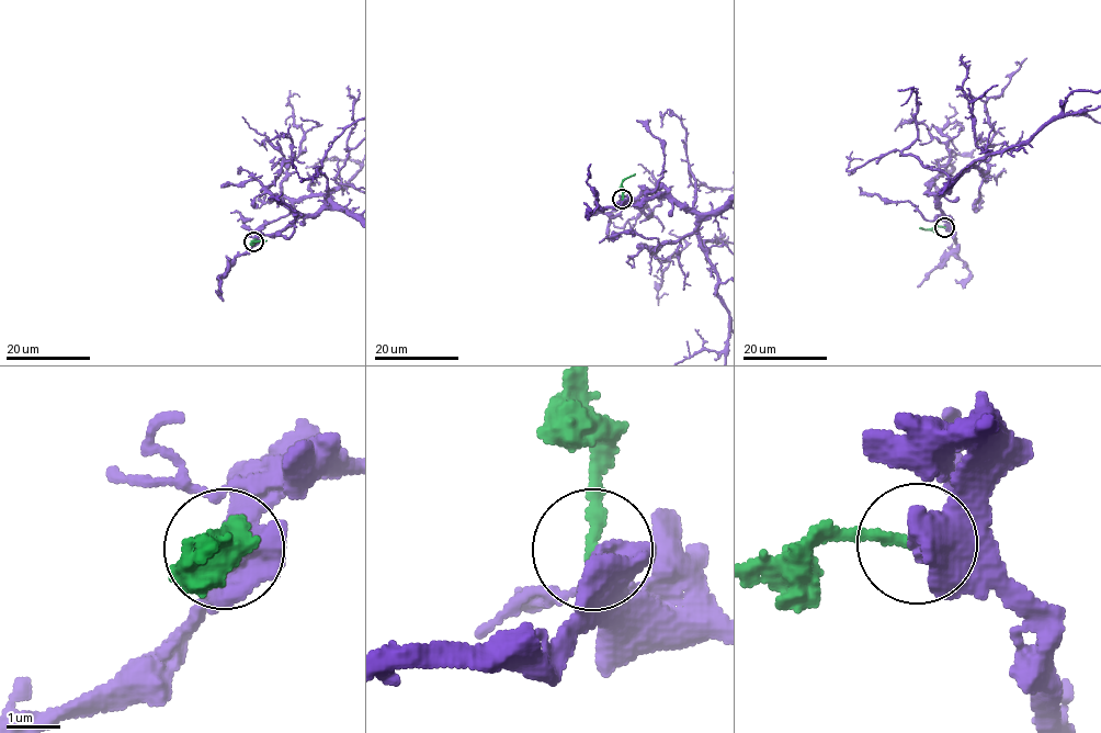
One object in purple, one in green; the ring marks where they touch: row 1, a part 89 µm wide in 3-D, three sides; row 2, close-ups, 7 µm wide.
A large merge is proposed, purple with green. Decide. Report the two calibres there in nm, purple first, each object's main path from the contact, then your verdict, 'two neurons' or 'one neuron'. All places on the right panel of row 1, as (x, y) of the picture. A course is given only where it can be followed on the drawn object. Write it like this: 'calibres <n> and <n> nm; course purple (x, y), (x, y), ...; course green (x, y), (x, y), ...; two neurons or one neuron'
calibres 750 and 200 nm; course green (944, 226), (919, 228); two neurons

